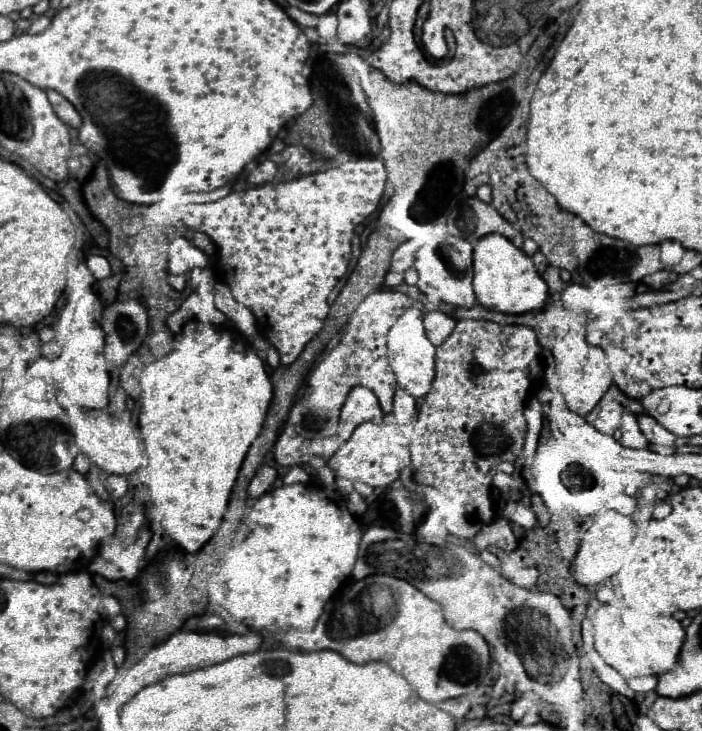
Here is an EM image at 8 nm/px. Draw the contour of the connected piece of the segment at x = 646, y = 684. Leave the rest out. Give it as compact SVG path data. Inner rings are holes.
M638 676L638 678L630 678L630 680L628 680L628 686L630 686L634 692L644 694L644 692L656 690L656 682L658 682L656 676Z

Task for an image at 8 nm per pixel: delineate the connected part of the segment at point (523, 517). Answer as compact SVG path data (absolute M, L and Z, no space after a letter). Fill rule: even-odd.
M508 502L504 506L502 514L504 514L504 518L512 520L514 524L518 524L518 526L522 526L526 530L536 526L536 514L528 506L524 506L522 502Z

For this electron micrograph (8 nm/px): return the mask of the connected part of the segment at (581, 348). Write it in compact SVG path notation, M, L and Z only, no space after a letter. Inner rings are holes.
M582 336L568 338L566 350L564 350L564 356L560 362L560 370L564 372L562 394L564 394L566 406L580 416L586 416L588 412L592 412L596 408L596 404L600 402L600 398L606 394L606 390L612 386L612 378L610 378L608 368L606 368L604 350L588 344Z

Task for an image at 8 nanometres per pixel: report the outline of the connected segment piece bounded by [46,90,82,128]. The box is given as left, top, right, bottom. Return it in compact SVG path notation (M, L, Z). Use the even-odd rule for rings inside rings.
M46 90L46 94L48 94L48 100L50 100L50 104L52 104L56 116L58 116L64 124L68 124L68 126L72 126L72 128L80 128L82 118L80 118L80 114L74 110L74 106L72 106L62 94L58 94L56 90Z

